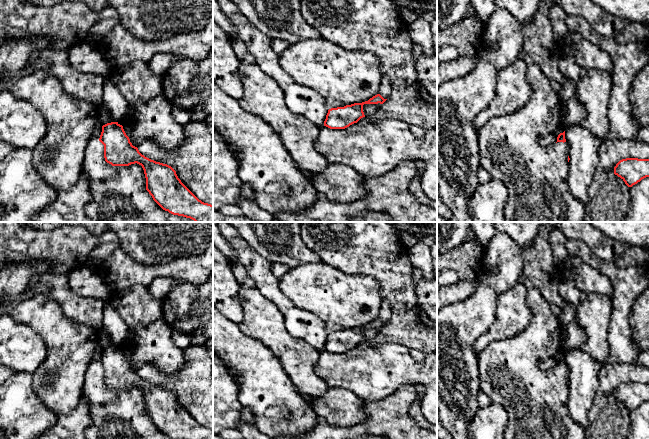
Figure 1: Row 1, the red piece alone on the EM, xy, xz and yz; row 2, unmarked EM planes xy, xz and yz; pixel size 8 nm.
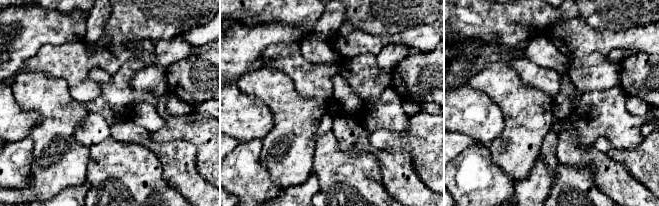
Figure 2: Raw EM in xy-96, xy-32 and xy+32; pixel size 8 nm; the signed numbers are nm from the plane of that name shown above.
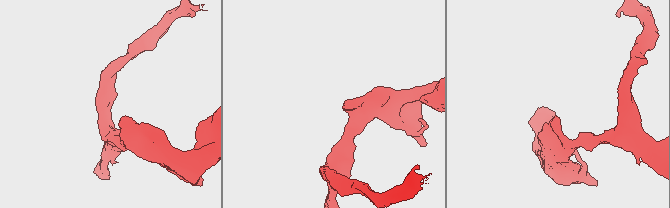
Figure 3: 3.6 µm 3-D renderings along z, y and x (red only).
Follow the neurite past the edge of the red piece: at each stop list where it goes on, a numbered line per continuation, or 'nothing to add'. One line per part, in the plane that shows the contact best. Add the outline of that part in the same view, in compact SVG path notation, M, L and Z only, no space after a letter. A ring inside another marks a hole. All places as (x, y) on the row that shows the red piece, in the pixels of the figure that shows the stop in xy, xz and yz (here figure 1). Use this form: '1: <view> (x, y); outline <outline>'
nothing to add

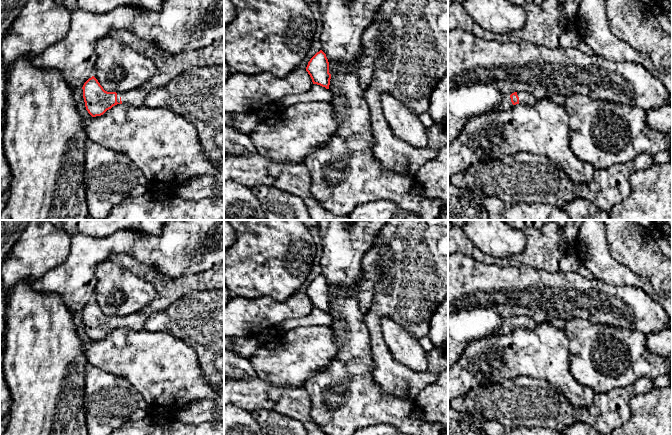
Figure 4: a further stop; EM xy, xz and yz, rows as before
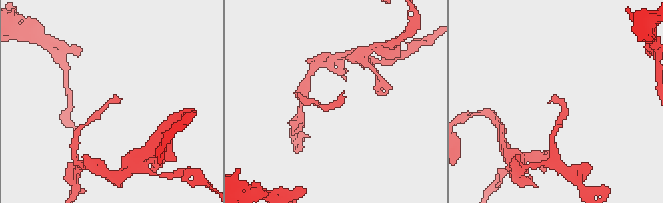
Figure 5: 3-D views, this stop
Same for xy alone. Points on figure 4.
1: xy (168, 66); outline M113 30L109 36L151 59L156 68L153 77L140 87L126 92L116 92L117 102L122 104L143 105L146 95L153 88L167 85L184 71L195 66L216 66L224 63L224 38L207 47L167 54L155 44L137 37L129 30Z

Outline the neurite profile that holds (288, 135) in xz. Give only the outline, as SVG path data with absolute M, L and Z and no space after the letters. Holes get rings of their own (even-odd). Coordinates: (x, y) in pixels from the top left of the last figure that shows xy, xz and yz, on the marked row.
M310 101L296 103L284 109L277 108L248 135L261 156L272 161L303 163L310 153L331 139L338 127L331 103Z

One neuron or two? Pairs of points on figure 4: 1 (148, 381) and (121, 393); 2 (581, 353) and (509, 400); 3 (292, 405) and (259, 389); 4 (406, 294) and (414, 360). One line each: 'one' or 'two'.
1: two
2: two
3: one
4: two

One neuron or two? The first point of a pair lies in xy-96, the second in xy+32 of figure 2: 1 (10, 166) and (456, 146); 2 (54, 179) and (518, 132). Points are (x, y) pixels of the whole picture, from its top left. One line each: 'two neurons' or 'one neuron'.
1: two neurons
2: one neuron

